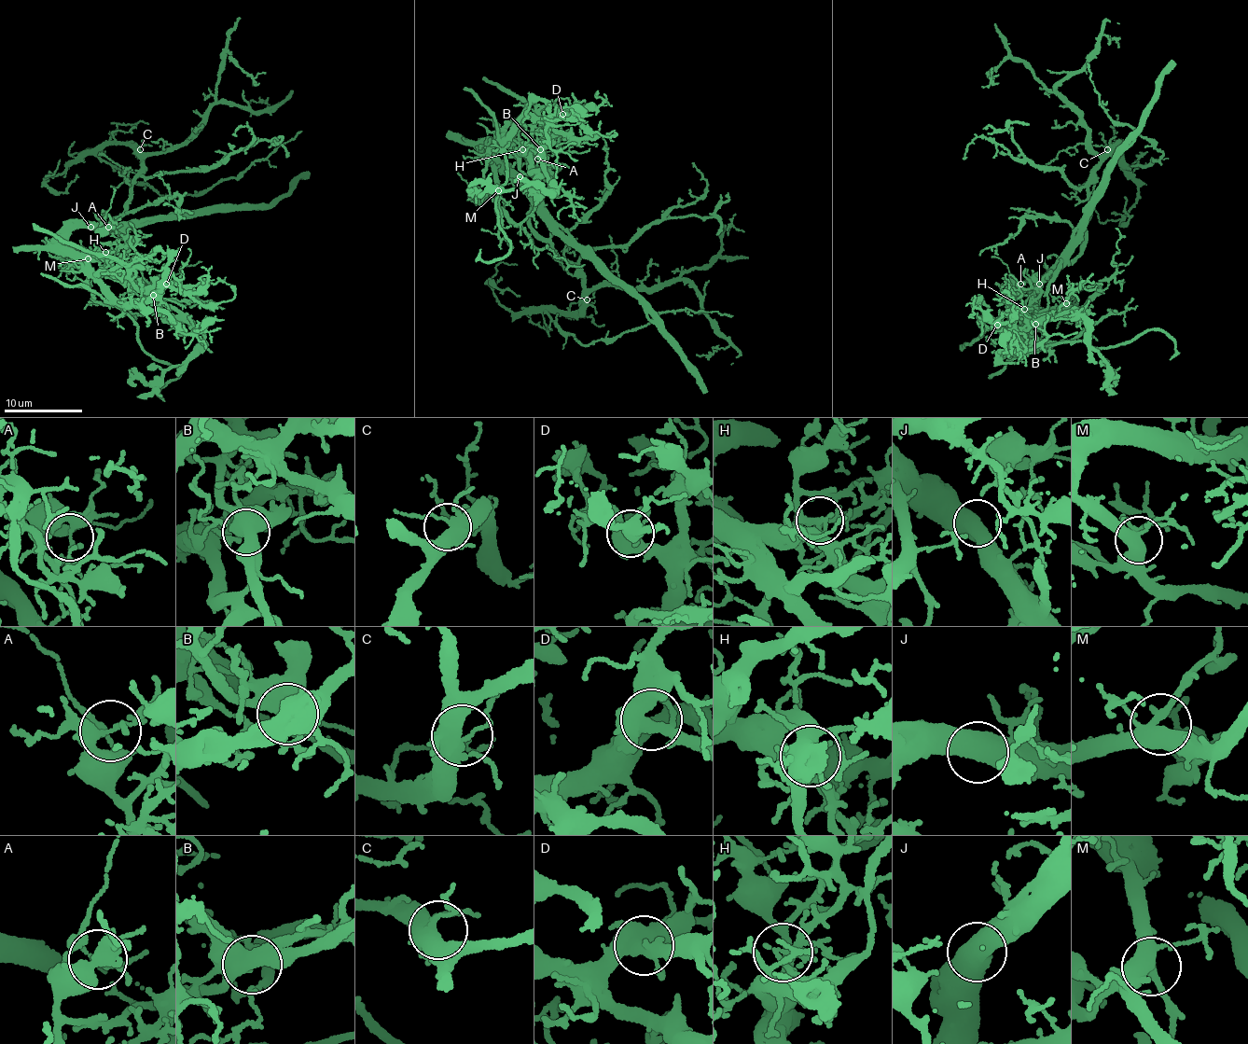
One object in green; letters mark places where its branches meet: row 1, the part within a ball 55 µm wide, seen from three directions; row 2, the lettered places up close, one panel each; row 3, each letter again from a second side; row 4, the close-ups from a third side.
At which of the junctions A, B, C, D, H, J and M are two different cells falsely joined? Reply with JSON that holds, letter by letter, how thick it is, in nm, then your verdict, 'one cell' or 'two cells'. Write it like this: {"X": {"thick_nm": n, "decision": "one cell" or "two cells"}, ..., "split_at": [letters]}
{"A": {"thick_nm": 280, "decision": "one cell"}, "B": {"thick_nm": 650, "decision": "two cells"}, "C": {"thick_nm": 440, "decision": "one cell"}, "D": {"thick_nm": 480, "decision": "one cell"}, "H": {"thick_nm": 220, "decision": "two cells"}, "J": {"thick_nm": 550, "decision": "one cell"}, "M": {"thick_nm": 440, "decision": "one cell"}, "split_at": ["B", "H"]}

